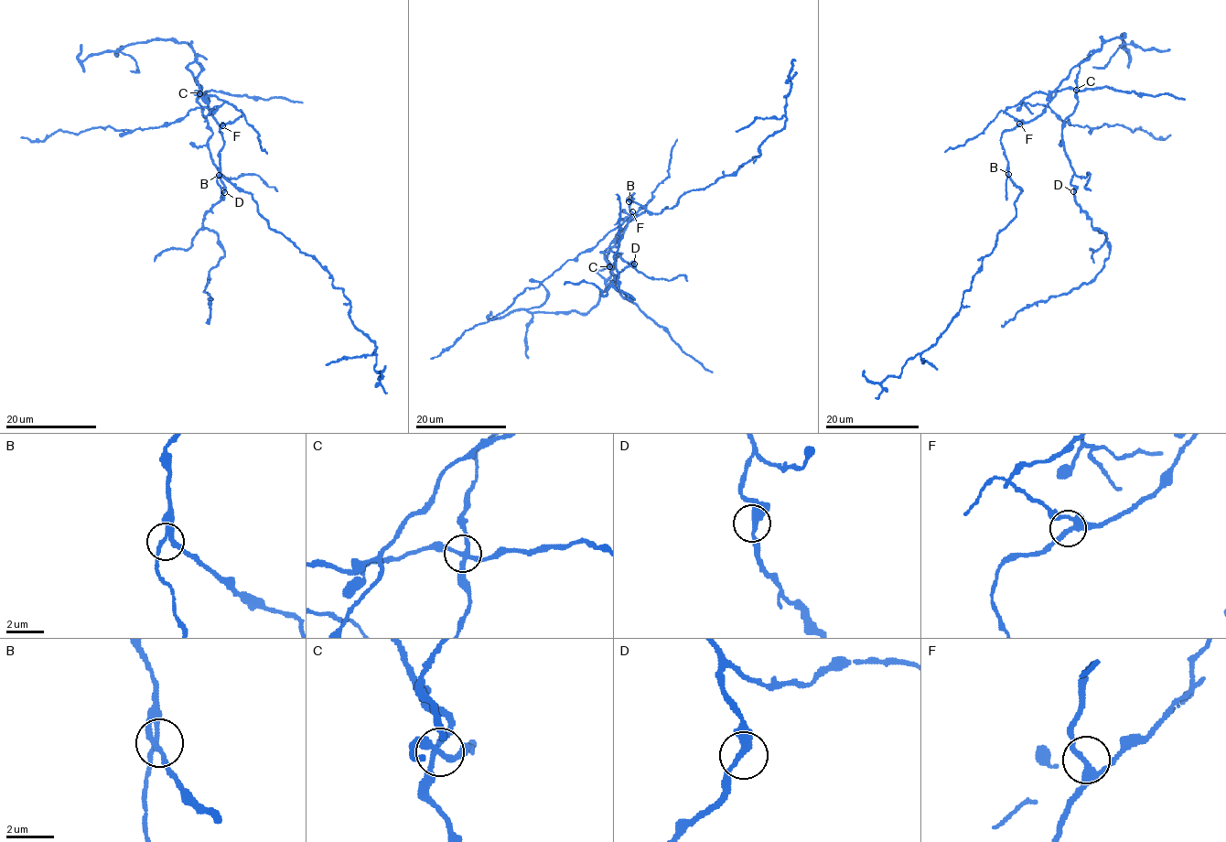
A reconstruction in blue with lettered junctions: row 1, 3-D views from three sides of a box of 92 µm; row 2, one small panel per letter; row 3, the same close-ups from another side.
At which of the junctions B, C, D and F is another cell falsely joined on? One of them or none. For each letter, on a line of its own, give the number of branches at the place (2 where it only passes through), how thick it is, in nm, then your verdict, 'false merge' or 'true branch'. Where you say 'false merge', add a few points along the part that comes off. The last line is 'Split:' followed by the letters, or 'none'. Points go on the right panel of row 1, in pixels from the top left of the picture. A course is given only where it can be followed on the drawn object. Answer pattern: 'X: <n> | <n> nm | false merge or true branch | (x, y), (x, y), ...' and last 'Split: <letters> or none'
B: 3 | 200 nm | true branch
C: 4 | 240 nm | false merge | (1076, 89), (1023, 100), (1048, 105), (1069, 124), (1119, 124), (1156, 138), (1170, 134)
D: 4 | 280 nm | true branch
F: 3 | 260 nm | true branch
Split: C

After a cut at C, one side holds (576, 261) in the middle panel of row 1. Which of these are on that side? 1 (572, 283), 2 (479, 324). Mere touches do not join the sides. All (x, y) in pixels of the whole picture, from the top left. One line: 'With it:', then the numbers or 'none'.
With it: 2

